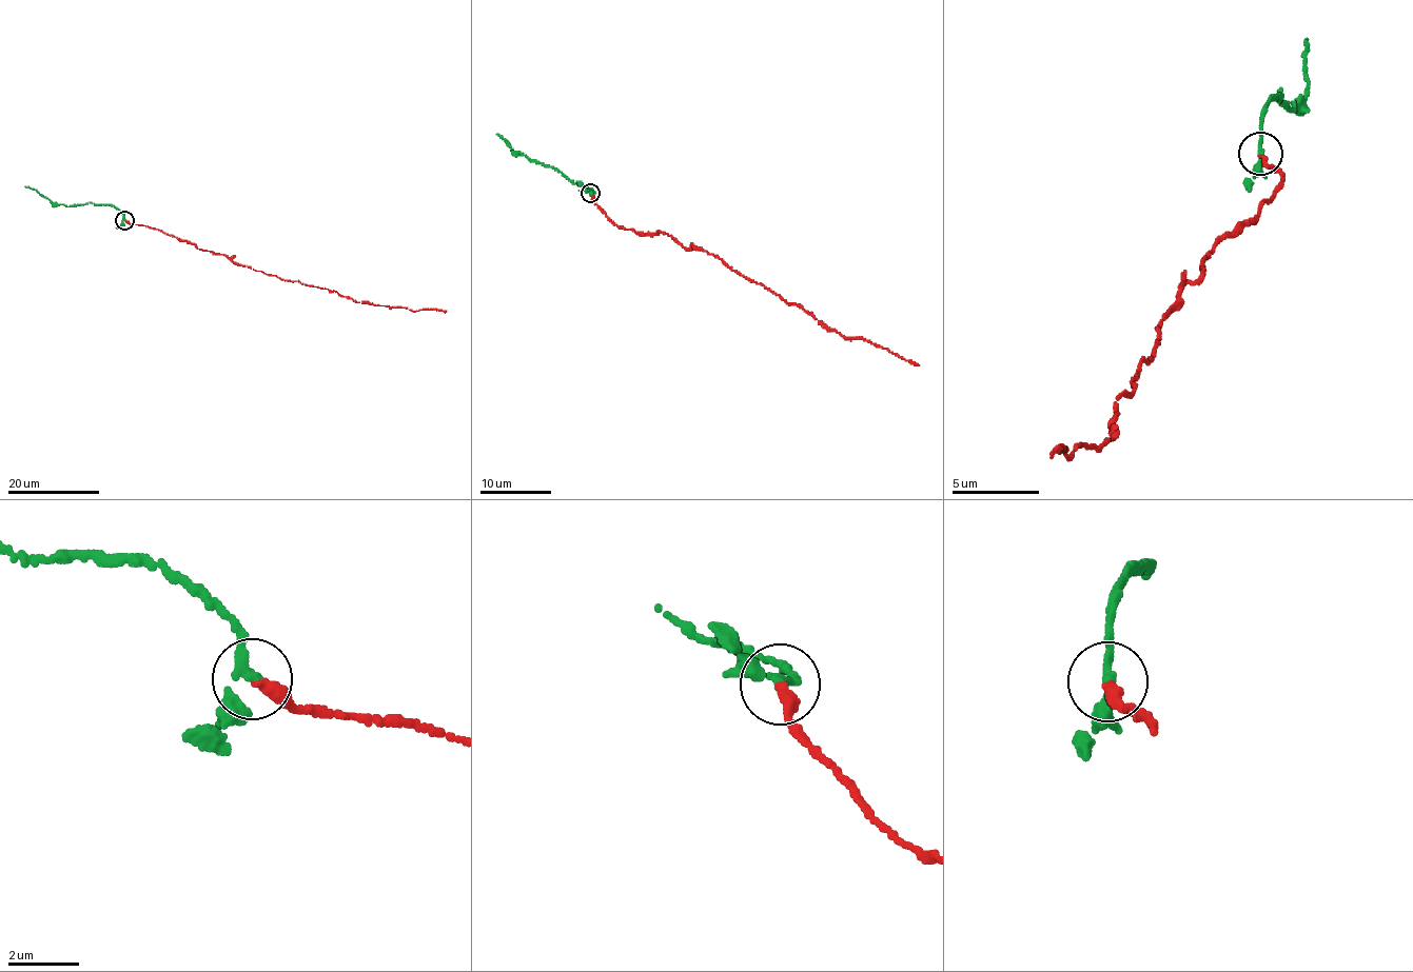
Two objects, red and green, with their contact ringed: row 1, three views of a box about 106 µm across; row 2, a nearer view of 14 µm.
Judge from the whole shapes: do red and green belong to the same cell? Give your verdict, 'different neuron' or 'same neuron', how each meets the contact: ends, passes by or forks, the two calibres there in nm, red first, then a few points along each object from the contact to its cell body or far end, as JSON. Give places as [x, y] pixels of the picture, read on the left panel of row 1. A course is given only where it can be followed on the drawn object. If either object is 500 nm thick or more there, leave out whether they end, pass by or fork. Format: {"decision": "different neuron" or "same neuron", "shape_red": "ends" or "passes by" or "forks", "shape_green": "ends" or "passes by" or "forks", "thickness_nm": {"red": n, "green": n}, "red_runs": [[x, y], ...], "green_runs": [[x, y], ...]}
{"decision": "same neuron", "shape_red": "ends", "shape_green": "passes by", "thickness_nm": {"red": 320, "green": 240}, "red_runs": [[124, 221], [173, 235], [198, 249], [281, 279], [336, 291], [357, 302], [446, 312]], "green_runs": [[124, 220], [123, 214], [110, 205], [54, 204], [24, 186]]}

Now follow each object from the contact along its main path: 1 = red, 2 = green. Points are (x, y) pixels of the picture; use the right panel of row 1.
1: (1259, 157), (1281, 185), (1200, 259), (1102, 448), (1052, 455)
2: (1259, 152), (1269, 98), (1283, 95), (1278, 99), (1296, 111), (1293, 103), (1303, 104), (1310, 92), (1309, 40)

